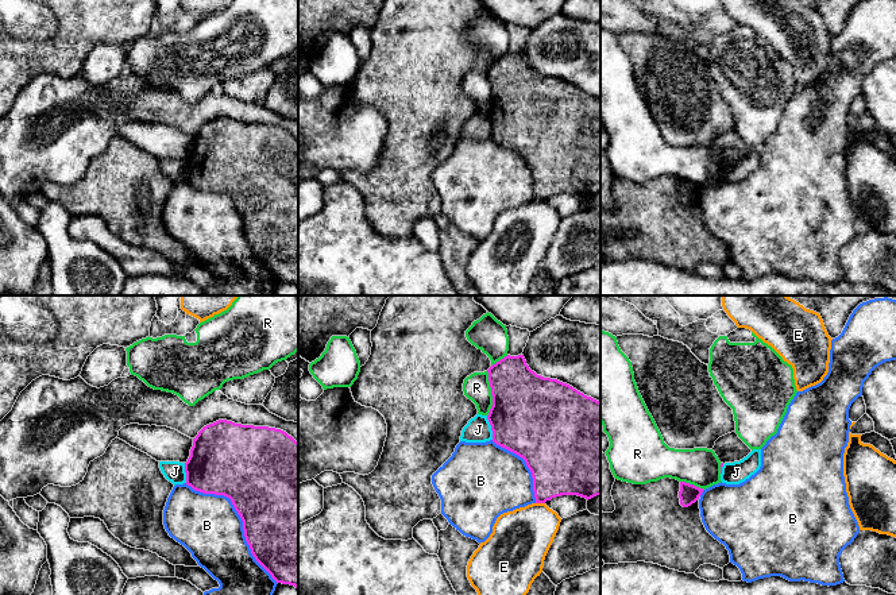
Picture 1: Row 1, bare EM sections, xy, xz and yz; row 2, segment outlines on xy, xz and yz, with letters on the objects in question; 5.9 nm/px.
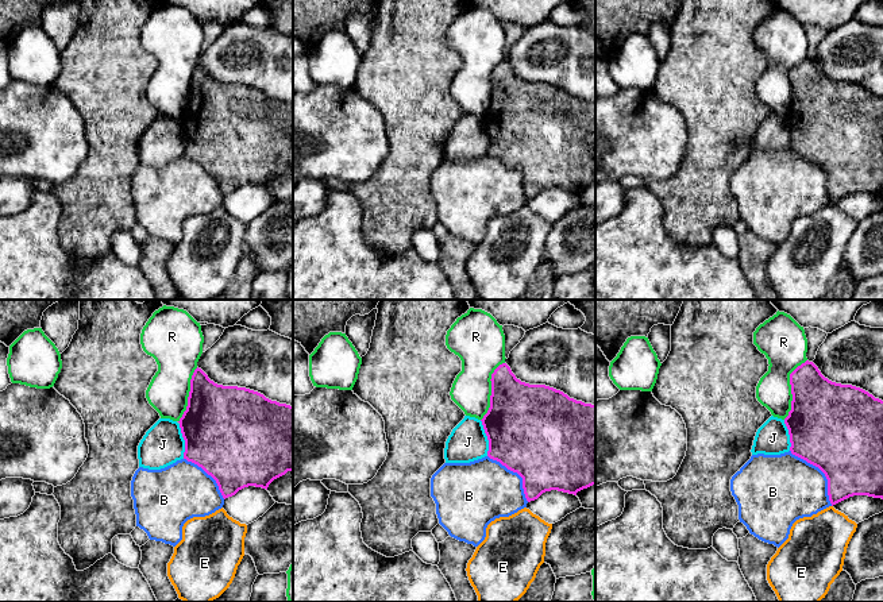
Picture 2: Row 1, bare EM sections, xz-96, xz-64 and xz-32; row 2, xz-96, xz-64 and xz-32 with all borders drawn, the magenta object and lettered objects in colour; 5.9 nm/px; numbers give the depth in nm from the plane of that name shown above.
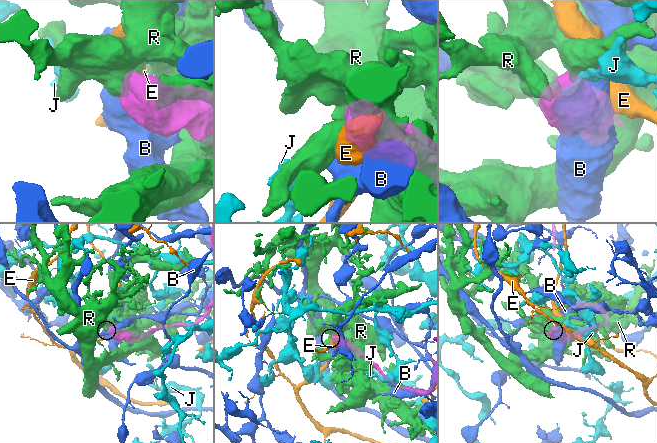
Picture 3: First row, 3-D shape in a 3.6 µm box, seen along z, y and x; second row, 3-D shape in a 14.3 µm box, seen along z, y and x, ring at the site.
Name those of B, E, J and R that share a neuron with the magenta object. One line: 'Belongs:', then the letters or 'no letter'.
Belongs: no letter

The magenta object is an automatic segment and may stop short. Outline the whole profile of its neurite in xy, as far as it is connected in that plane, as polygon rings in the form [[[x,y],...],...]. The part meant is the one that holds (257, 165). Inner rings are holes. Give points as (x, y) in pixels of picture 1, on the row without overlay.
[[[219,117],[193,136],[186,182],[231,197],[255,258],[277,281],[298,286],[298,140],[286,130]]]

